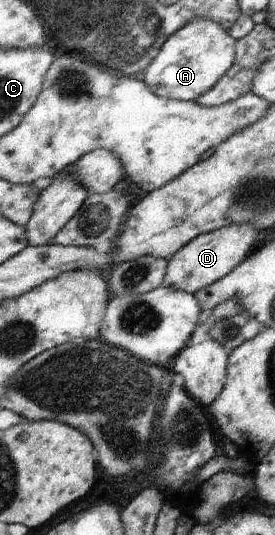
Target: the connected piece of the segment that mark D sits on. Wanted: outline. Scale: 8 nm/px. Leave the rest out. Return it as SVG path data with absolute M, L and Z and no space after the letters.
M251 223L228 225L209 233L198 235L193 241L185 244L178 253L171 256L166 267L163 287L181 290L191 295L213 285L236 268L253 250L255 239L259 235Z

